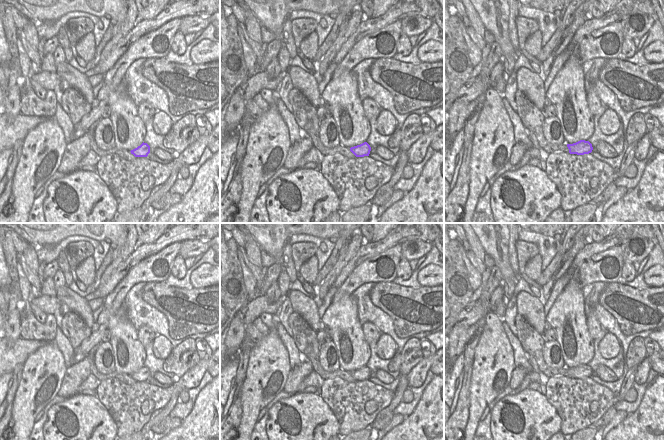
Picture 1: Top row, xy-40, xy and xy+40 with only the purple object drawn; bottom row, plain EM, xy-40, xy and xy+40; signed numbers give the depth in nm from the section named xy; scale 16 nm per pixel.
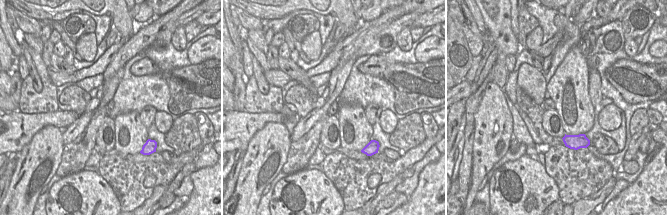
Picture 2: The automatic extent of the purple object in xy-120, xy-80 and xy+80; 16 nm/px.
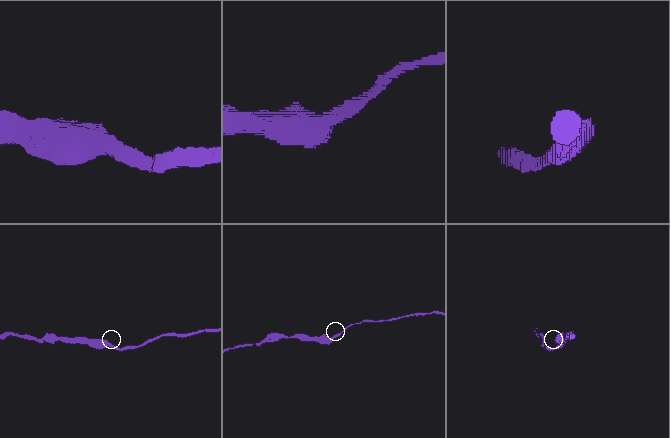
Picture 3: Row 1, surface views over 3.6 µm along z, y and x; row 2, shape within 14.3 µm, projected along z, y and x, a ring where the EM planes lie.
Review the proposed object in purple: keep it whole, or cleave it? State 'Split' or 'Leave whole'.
Leave whole.

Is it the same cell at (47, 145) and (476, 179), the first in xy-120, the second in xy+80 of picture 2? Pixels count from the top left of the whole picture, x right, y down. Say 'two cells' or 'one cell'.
one cell

